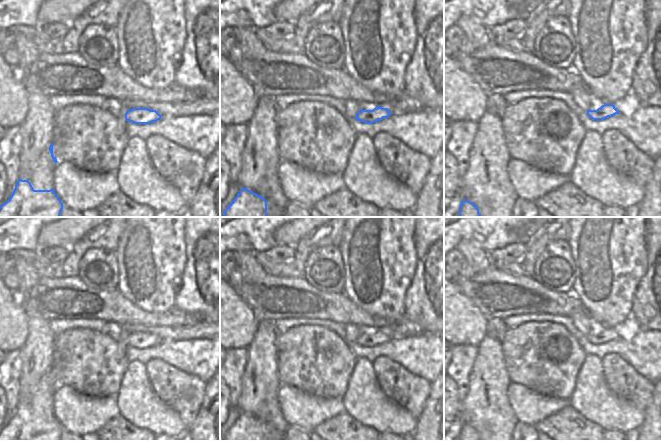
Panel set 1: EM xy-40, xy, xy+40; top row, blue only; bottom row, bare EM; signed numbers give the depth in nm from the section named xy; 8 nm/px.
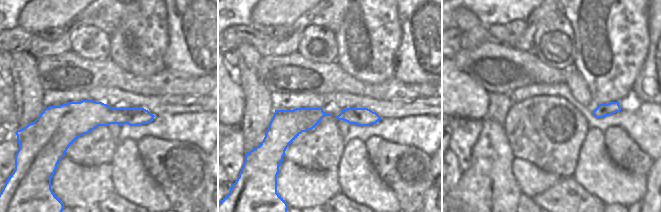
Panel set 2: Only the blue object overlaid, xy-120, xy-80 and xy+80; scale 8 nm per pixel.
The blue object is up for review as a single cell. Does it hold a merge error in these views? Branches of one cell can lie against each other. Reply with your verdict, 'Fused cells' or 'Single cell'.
Fused cells

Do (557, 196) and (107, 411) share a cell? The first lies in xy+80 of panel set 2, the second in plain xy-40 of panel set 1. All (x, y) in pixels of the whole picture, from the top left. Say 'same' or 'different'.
different

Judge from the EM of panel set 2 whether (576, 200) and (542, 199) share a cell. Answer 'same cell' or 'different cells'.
same cell

